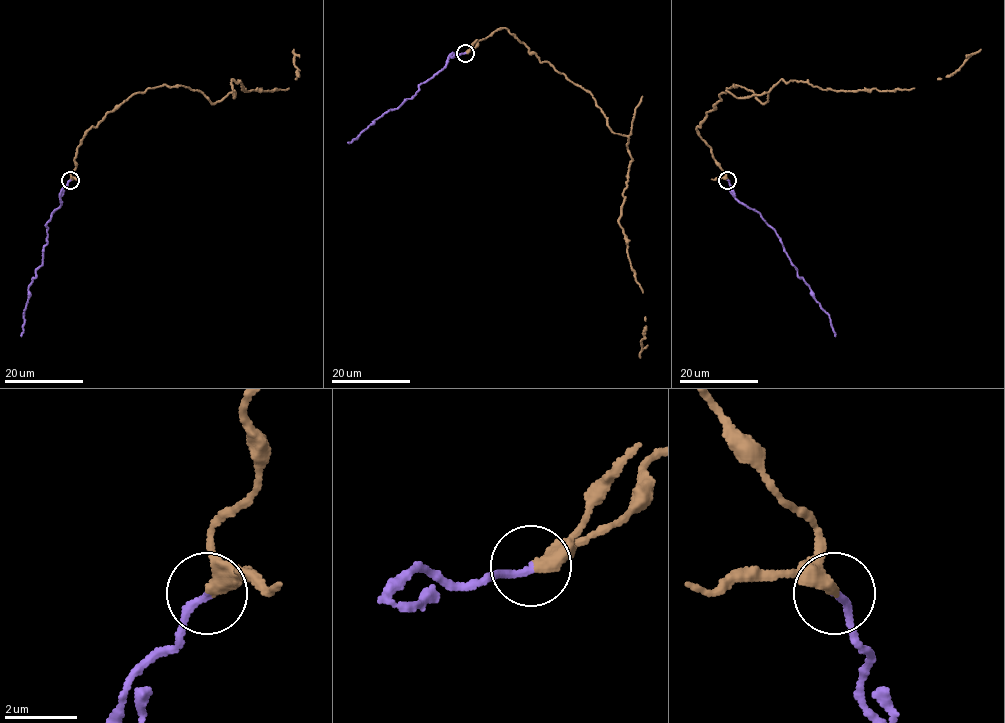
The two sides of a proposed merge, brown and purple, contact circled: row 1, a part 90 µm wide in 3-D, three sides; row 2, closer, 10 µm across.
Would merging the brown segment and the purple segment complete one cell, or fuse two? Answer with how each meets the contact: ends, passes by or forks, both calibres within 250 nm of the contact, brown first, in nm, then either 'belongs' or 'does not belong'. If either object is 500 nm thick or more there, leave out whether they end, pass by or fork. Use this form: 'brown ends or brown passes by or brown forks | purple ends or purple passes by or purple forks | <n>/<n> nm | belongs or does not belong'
brown ends | purple ends | 420/200 nm | belongs

